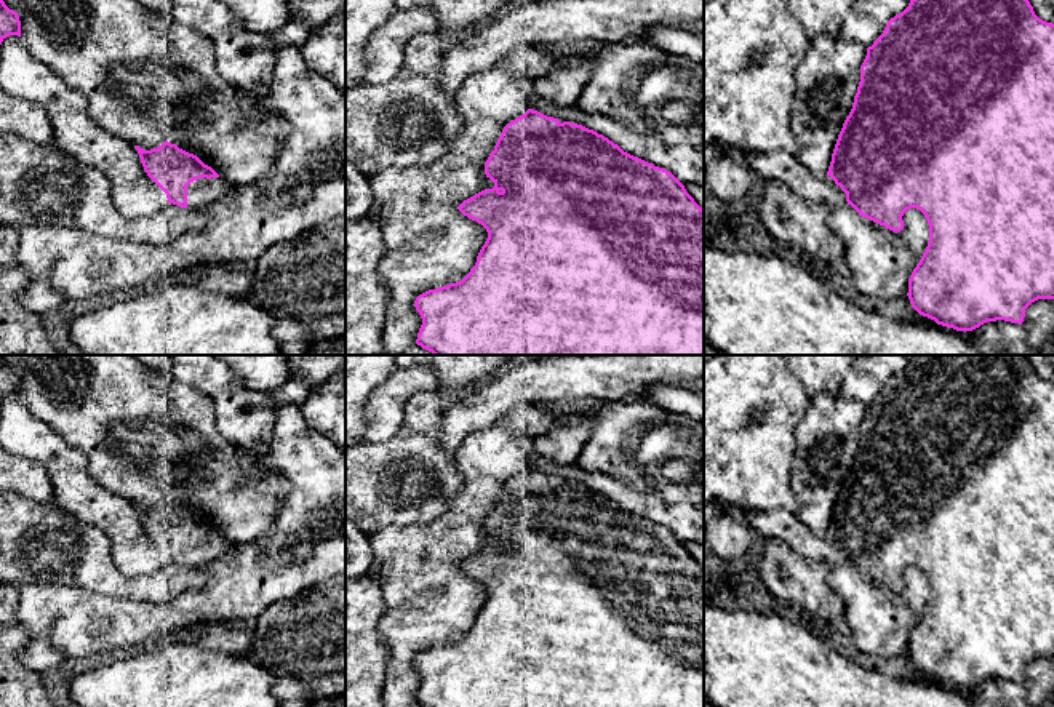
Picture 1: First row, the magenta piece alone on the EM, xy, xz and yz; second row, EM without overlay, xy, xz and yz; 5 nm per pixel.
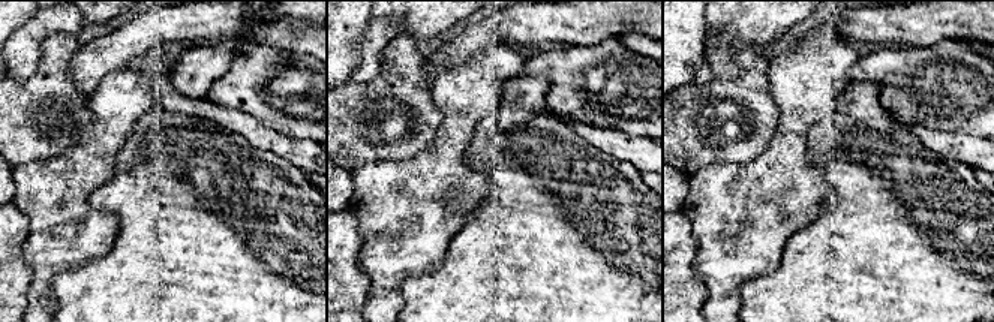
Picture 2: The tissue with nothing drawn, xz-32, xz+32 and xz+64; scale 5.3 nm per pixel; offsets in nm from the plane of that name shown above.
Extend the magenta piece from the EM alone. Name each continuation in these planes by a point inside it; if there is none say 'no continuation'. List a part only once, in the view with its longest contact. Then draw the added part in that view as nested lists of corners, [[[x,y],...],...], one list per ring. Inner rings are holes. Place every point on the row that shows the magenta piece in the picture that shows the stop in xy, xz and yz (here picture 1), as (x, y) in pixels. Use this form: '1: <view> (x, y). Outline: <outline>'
1: xy (200, 192). Outline: [[[216,176],[211,179],[195,179],[187,186],[187,208],[206,206],[229,194],[232,186],[234,184],[230,184],[229,181]]]

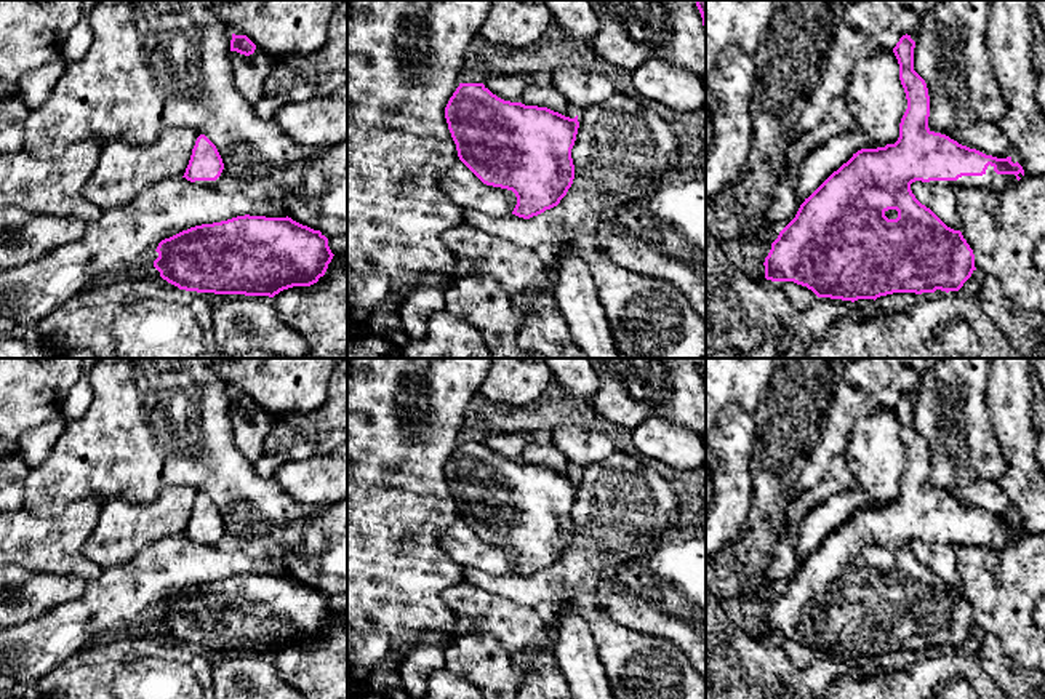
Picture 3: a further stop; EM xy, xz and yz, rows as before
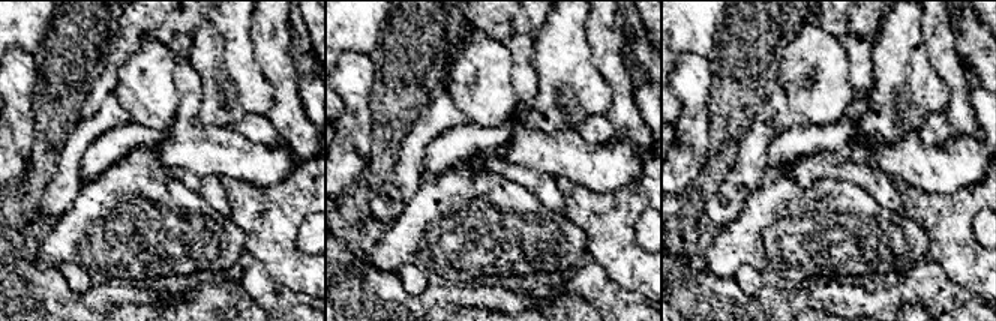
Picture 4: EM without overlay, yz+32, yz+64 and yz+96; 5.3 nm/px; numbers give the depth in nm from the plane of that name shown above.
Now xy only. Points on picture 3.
1: xy (223, 178). Outline: [[[222,170],[221,176],[216,181],[195,181],[197,186],[214,187],[218,184],[224,184],[227,181],[226,170]]]

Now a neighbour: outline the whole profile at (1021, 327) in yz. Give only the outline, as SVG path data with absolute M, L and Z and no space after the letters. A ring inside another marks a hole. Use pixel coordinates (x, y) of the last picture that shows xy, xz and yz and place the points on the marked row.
M983 275L976 294L983 312L1005 334L1008 344L1021 355L1032 355L1040 331L1045 331L1045 315L1015 306L992 275Z

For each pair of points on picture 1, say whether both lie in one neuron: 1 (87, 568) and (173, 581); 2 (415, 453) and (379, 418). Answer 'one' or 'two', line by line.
1: one
2: two

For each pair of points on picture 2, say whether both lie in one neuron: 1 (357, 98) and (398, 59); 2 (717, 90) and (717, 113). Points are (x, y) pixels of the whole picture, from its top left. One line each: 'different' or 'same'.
1: same
2: same

